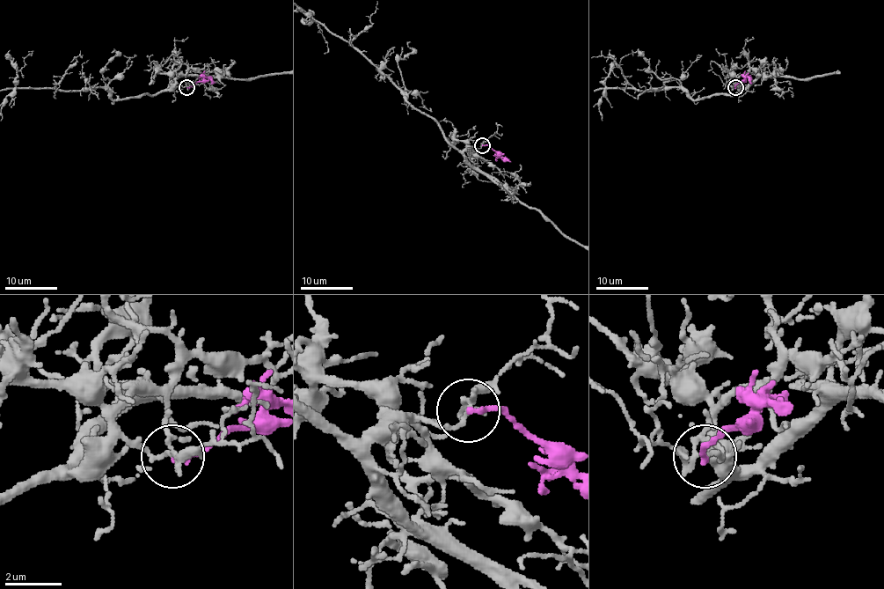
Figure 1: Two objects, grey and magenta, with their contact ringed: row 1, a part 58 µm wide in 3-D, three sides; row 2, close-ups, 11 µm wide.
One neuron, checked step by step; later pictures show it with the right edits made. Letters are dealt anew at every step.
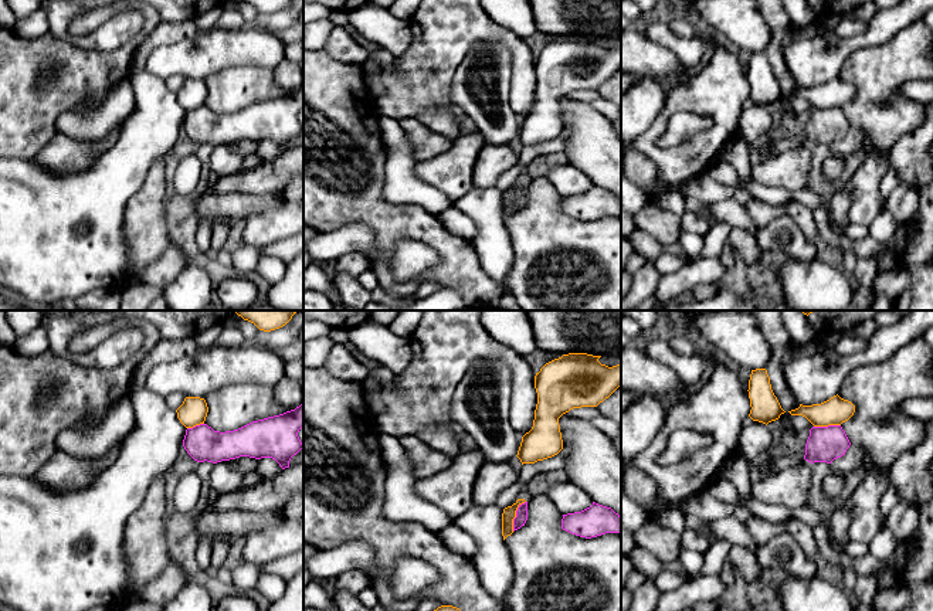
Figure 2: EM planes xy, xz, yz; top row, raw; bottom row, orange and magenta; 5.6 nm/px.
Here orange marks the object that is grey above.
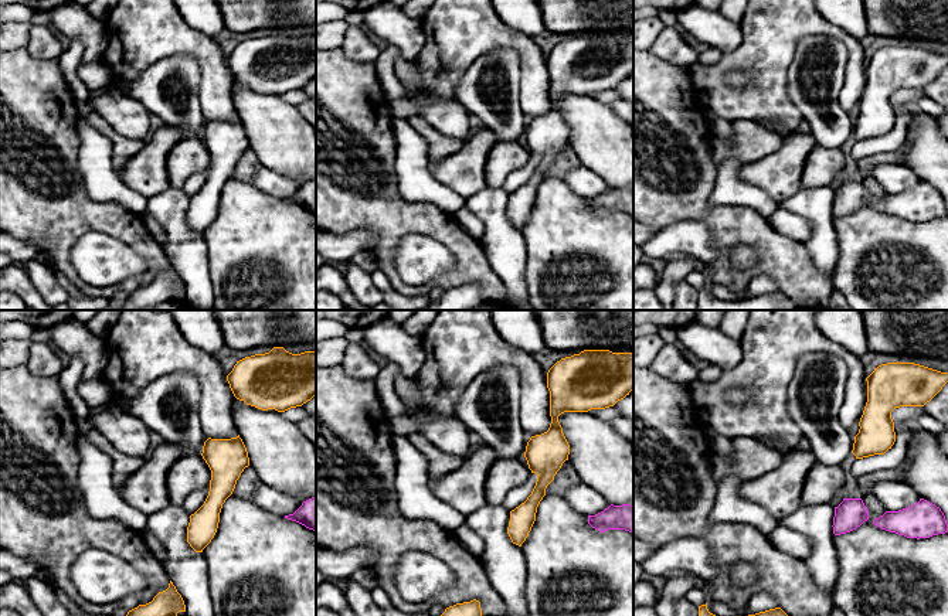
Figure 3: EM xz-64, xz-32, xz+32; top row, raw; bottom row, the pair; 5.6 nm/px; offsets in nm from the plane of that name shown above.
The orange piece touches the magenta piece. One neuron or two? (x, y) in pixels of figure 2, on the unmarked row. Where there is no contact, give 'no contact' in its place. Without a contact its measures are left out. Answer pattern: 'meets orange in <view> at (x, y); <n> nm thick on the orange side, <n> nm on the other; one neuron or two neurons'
meets orange in xz at (515, 199); 80 nm thick on the orange side, 70 nm on the other; two neurons

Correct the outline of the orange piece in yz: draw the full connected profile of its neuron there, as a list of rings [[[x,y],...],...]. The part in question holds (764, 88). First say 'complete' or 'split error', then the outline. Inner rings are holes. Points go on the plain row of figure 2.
complete; [[[766,51],[752,52],[747,74],[752,89],[749,99],[753,103],[767,108],[786,95],[771,72],[770,60]]]

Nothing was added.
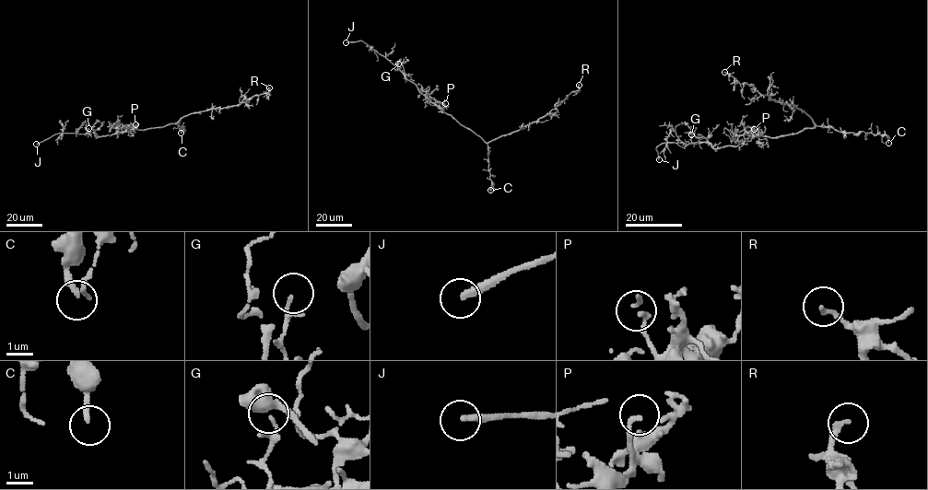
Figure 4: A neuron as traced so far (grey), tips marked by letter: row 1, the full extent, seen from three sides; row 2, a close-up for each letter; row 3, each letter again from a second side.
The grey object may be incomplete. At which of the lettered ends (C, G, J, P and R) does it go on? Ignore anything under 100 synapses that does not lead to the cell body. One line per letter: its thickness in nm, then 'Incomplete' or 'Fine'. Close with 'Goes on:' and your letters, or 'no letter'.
C: Thickness 200 nm. Fine
G: Thickness 80 nm. Fine
J: Thickness 280 nm. Incomplete
P: Thickness 170 nm. Fine
R: Thickness 170 nm. Fine
Goes on: J

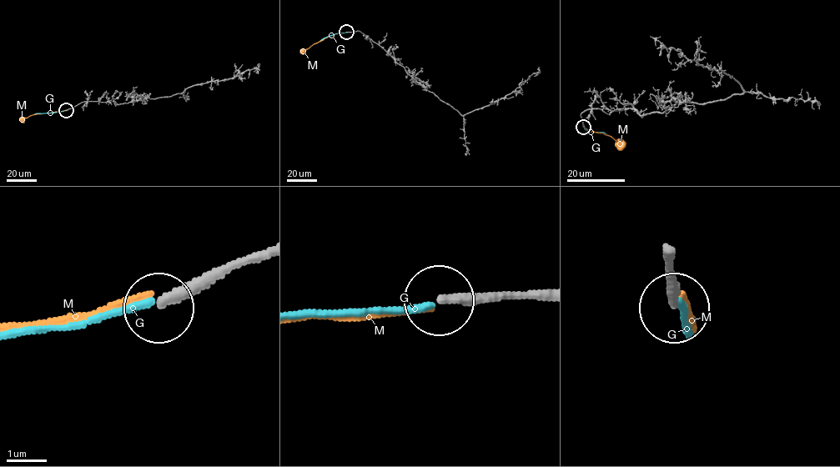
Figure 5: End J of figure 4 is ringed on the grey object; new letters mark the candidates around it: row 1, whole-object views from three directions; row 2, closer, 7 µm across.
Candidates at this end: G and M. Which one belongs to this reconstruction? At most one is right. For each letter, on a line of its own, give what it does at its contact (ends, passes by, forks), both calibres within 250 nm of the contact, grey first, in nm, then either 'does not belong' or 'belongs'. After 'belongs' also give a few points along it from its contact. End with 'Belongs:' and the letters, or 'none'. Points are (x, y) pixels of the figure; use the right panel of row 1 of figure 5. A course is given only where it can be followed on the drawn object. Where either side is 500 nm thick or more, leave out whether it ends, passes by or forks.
G: it ends; calibres 280 and 170 nm; does not belong
M: it ends; calibres 280 and 160 nm; does not belong
Belongs: none

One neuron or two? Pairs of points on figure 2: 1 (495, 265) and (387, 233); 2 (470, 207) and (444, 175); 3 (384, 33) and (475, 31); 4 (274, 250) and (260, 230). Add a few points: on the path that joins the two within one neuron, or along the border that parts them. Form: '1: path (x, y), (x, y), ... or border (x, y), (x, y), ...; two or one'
1: border (470, 241), (481, 267), (499, 288); two
2: border (472, 186), (453, 202); two
3: border (410, 21), (411, 43), (393, 58); two
4: border (288, 236), (261, 248); two

